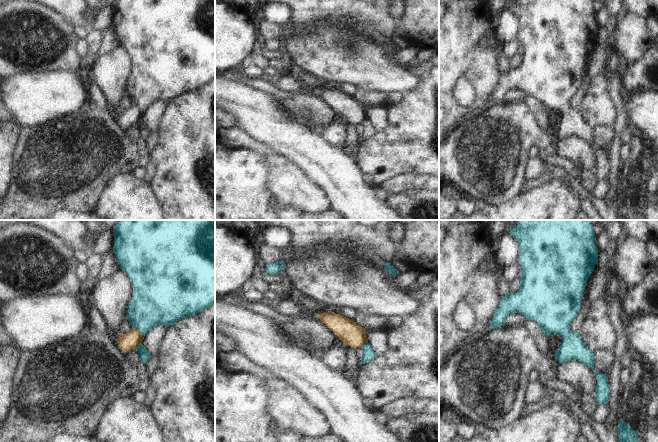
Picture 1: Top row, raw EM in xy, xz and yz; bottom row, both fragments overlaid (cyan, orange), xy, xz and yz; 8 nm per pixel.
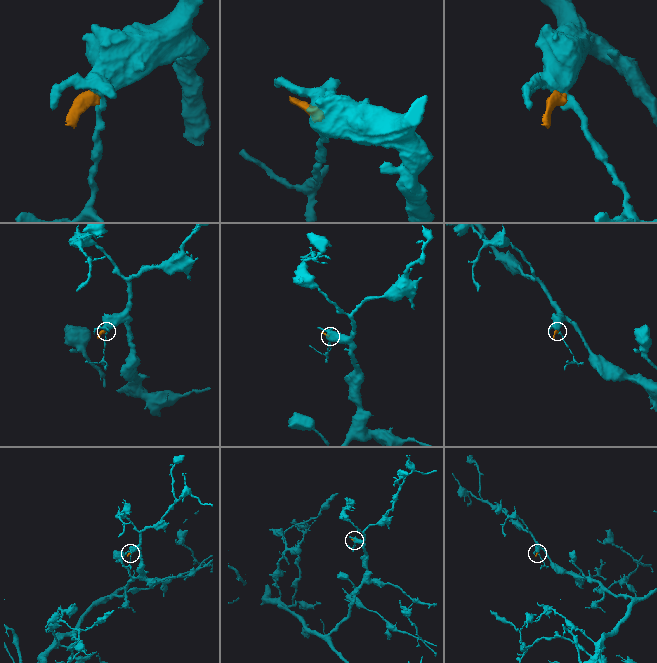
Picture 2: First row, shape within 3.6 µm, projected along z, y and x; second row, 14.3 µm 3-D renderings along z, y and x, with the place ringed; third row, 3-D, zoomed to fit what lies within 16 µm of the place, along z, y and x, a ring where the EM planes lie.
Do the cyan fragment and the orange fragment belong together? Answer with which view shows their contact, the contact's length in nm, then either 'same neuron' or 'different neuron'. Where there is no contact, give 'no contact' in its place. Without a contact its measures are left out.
meets cyan in xy; contact 130 nm long; different neuron

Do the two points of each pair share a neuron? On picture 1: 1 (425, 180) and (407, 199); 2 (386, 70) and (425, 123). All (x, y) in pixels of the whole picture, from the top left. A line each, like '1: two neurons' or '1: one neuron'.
1: two neurons
2: two neurons

